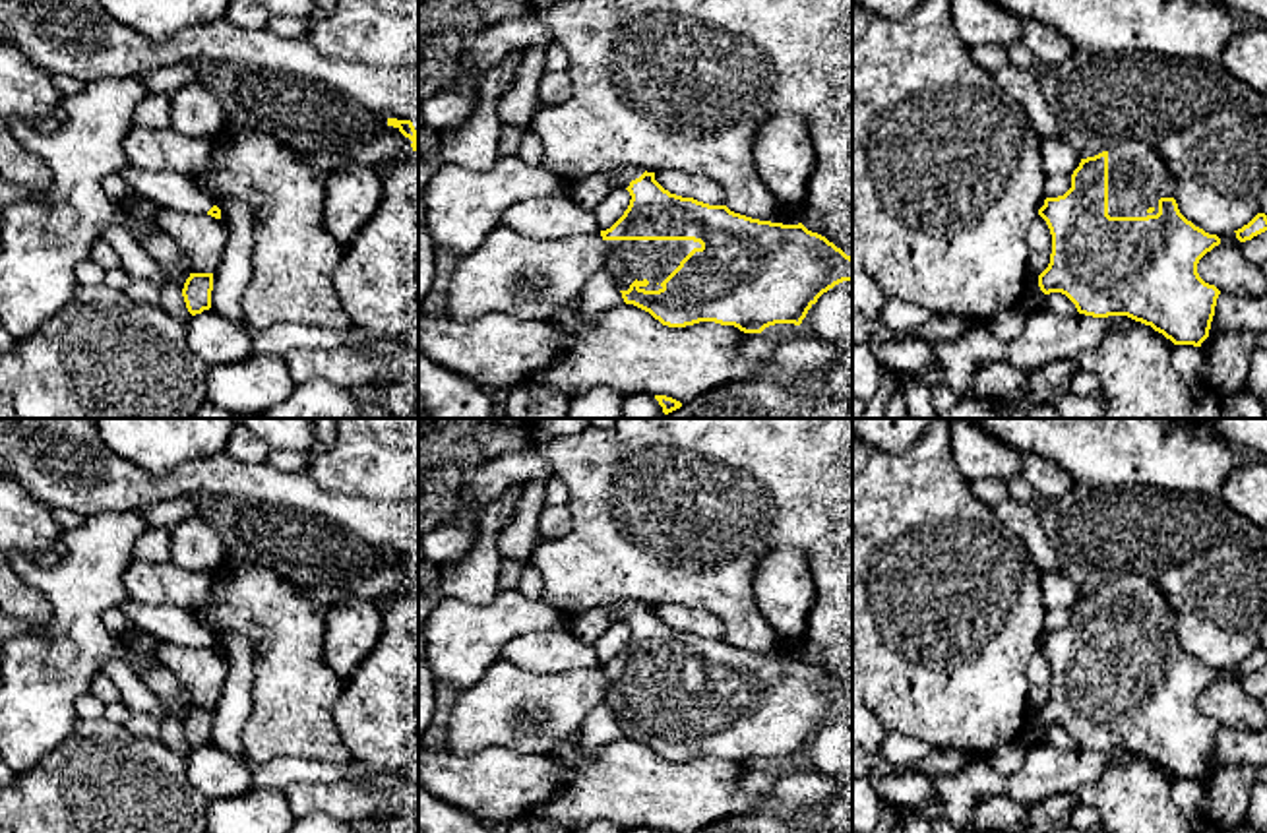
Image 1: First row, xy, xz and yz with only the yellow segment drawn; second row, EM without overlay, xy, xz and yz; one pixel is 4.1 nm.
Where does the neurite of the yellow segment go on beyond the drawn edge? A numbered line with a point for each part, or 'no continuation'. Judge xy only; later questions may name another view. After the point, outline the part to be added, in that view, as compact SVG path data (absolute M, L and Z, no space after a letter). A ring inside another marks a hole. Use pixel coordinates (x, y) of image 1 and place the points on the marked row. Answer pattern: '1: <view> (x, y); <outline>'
1: xy (173, 190); M128 163L118 167L116 172L134 194L149 198L163 207L203 215L215 205L186 174L174 170L143 170Z

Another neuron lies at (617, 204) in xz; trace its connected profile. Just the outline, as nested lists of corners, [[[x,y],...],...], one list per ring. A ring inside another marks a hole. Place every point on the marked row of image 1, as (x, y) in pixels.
[[[620,188],[614,194],[608,196],[608,200],[597,207],[595,219],[601,231],[610,229],[628,209],[630,205],[630,192]]]

